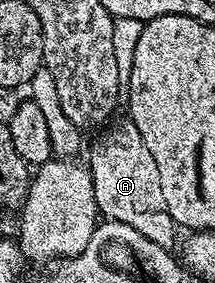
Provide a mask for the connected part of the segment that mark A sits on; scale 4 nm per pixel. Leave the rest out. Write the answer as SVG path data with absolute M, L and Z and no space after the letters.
M126 115L113 118L100 132L91 151L88 166L91 171L91 179L94 183L94 195L97 212L105 219L124 223L128 227L134 227L141 232L144 238L157 243L164 250L171 252L176 241L178 227L170 215L166 205L166 199L162 194L162 183L159 180L158 165L151 155L150 149L146 147L145 139L137 124Z

